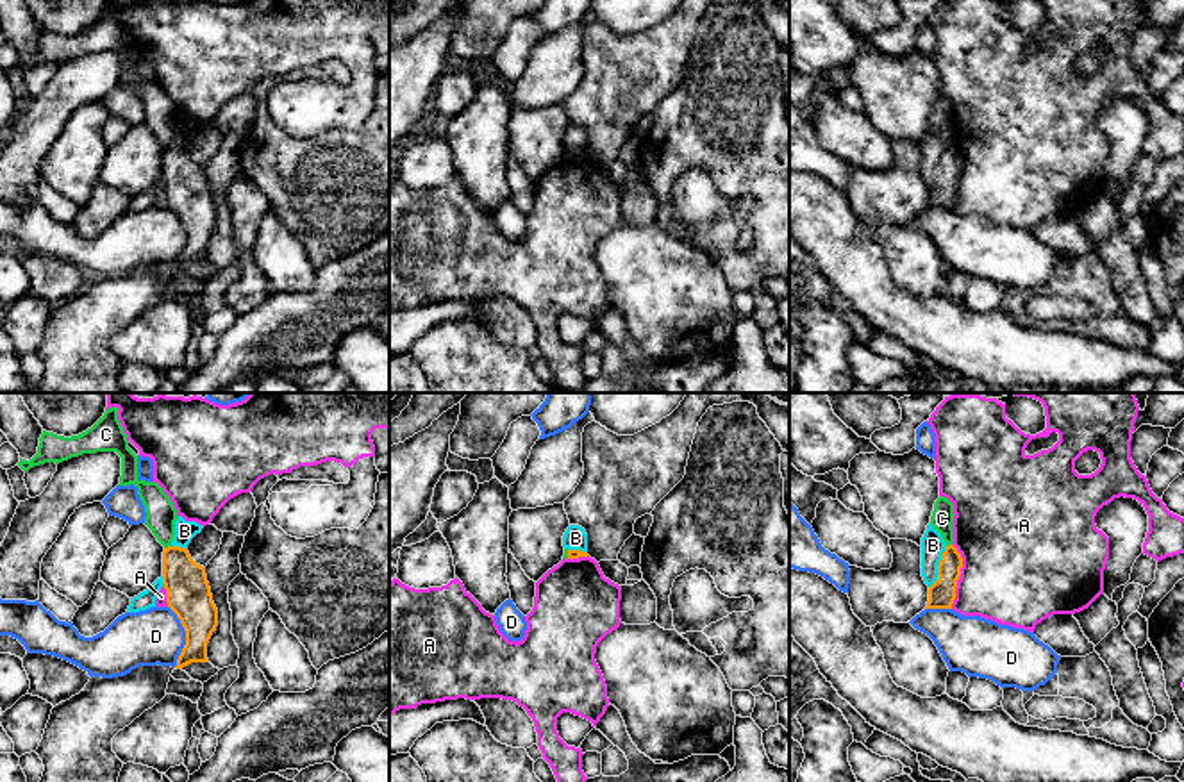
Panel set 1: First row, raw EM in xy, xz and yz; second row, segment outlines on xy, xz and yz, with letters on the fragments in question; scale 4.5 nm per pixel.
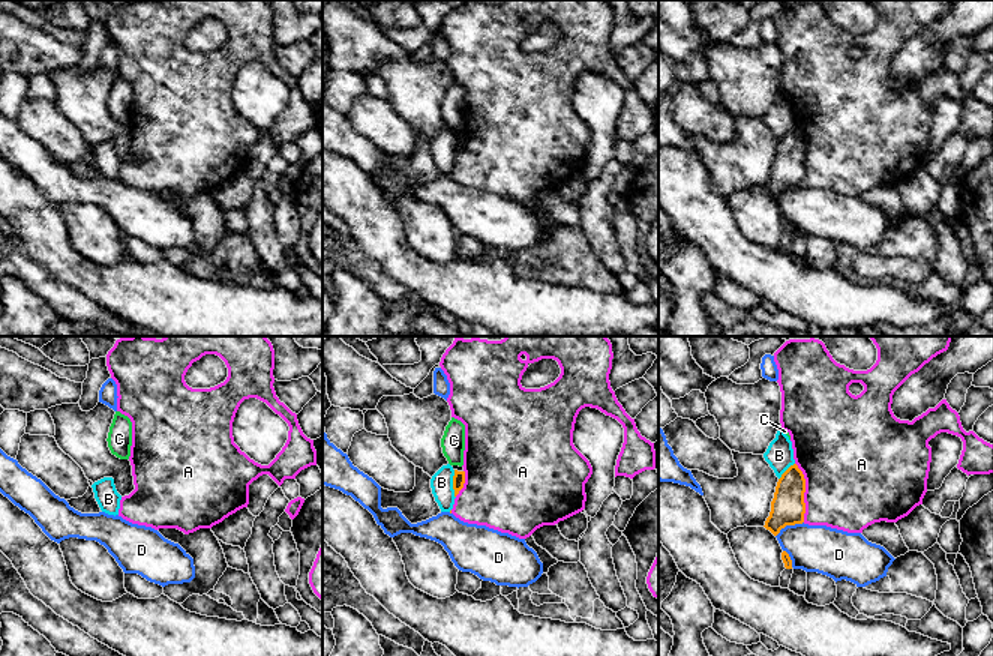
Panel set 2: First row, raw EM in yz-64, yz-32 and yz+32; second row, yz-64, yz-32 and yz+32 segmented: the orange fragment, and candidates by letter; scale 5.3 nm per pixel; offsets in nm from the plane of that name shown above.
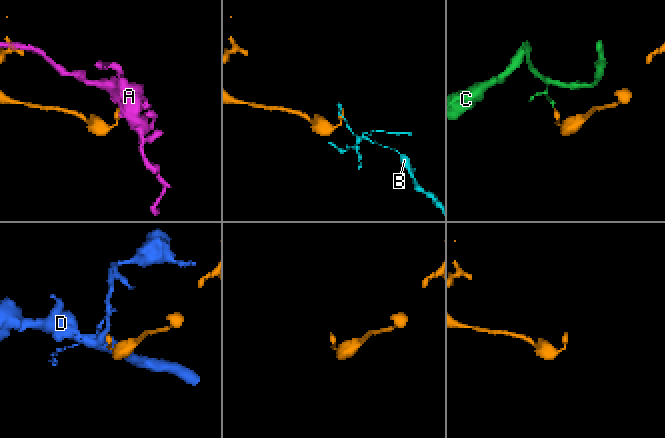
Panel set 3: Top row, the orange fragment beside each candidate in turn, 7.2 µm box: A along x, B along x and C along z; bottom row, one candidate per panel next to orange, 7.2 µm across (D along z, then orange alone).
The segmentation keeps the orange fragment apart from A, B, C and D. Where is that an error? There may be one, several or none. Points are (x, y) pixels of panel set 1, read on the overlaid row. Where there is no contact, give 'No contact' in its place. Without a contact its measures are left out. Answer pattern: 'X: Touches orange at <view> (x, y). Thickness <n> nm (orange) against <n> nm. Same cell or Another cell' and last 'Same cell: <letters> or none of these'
A: Touches orange at yz (959, 575). Thickness 120 nm (orange) against 480 nm. Another cell
B: Touches orange at yz (938, 568). Thickness 120 nm (orange) against 110 nm. Another cell
C: Touches orange at xy (168, 547). Thickness 200 nm (orange) against 140 nm. Another cell
D: Touches orange at xy (186, 636). Thickness 200 nm (orange) against 260 nm. Another cell
Same cell: none of these

